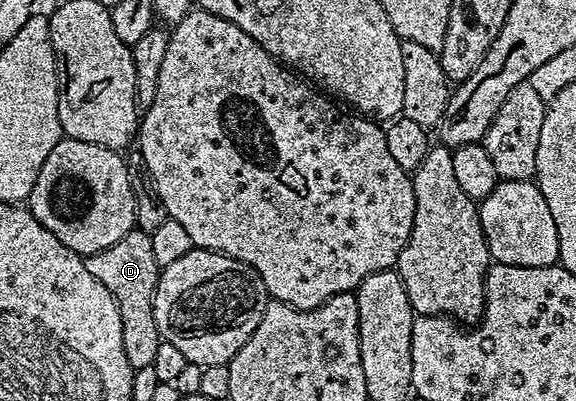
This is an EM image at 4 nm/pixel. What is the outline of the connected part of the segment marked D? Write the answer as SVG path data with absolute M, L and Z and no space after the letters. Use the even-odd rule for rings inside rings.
M133 230L126 233L114 246L98 250L98 254L84 257L86 270L110 290L122 318L122 350L126 350L126 362L132 369L150 366L160 345L158 322L154 322L154 290L160 277L158 262L154 262L154 250L150 247L147 232Z

